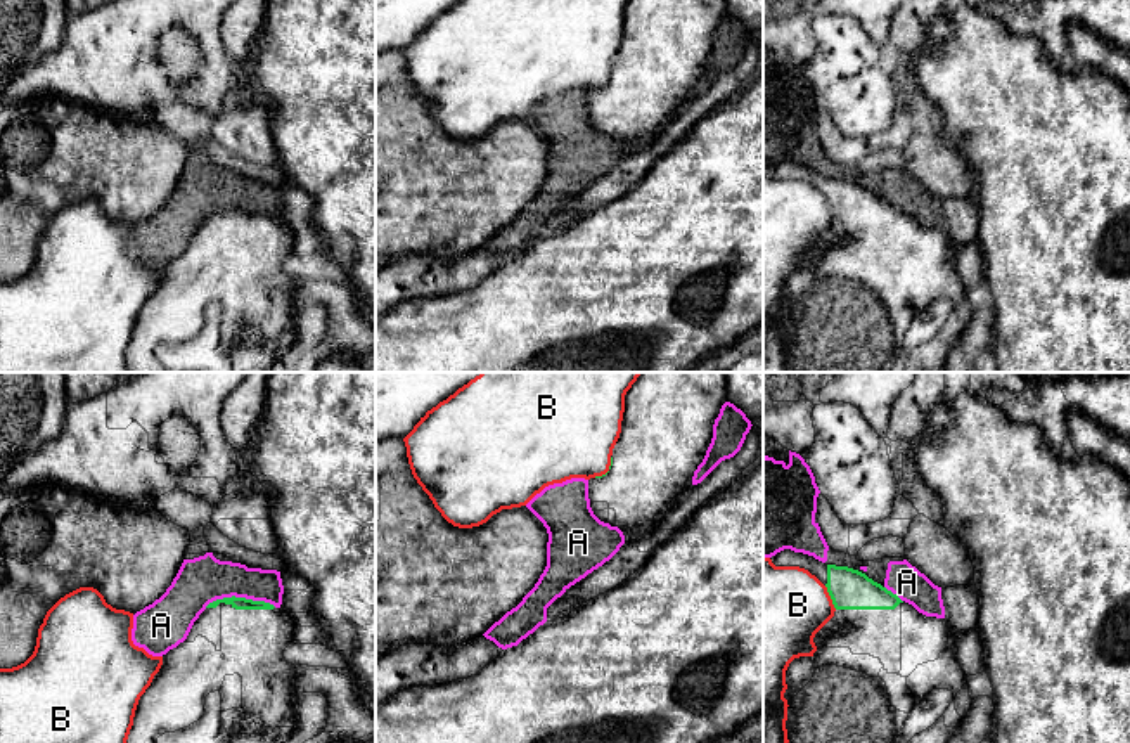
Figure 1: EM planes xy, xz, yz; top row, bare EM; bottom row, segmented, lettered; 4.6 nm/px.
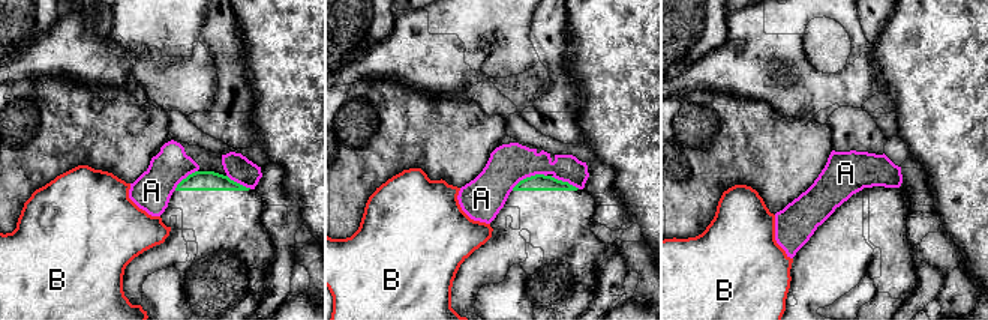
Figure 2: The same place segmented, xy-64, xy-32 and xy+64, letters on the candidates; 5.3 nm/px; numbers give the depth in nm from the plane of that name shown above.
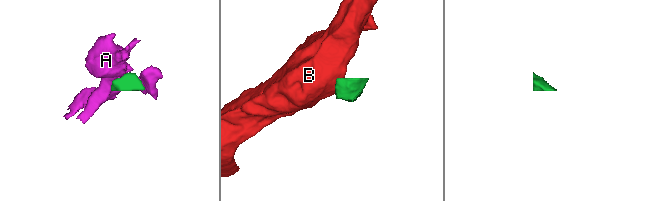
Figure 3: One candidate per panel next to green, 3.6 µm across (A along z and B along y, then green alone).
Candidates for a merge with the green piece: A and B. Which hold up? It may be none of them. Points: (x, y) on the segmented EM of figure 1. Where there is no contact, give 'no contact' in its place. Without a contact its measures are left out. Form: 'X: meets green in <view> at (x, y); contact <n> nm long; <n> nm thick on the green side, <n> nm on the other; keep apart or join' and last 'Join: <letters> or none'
A: meets green in xy at (241, 598); contact 340 nm long; 60 nm thick on the green side, 220 nm on the other; keep apart
B: meets green in yz at (831, 598); contact 130 nm long; 190 nm thick on the green side, 400 nm on the other; keep apart
Join: none

